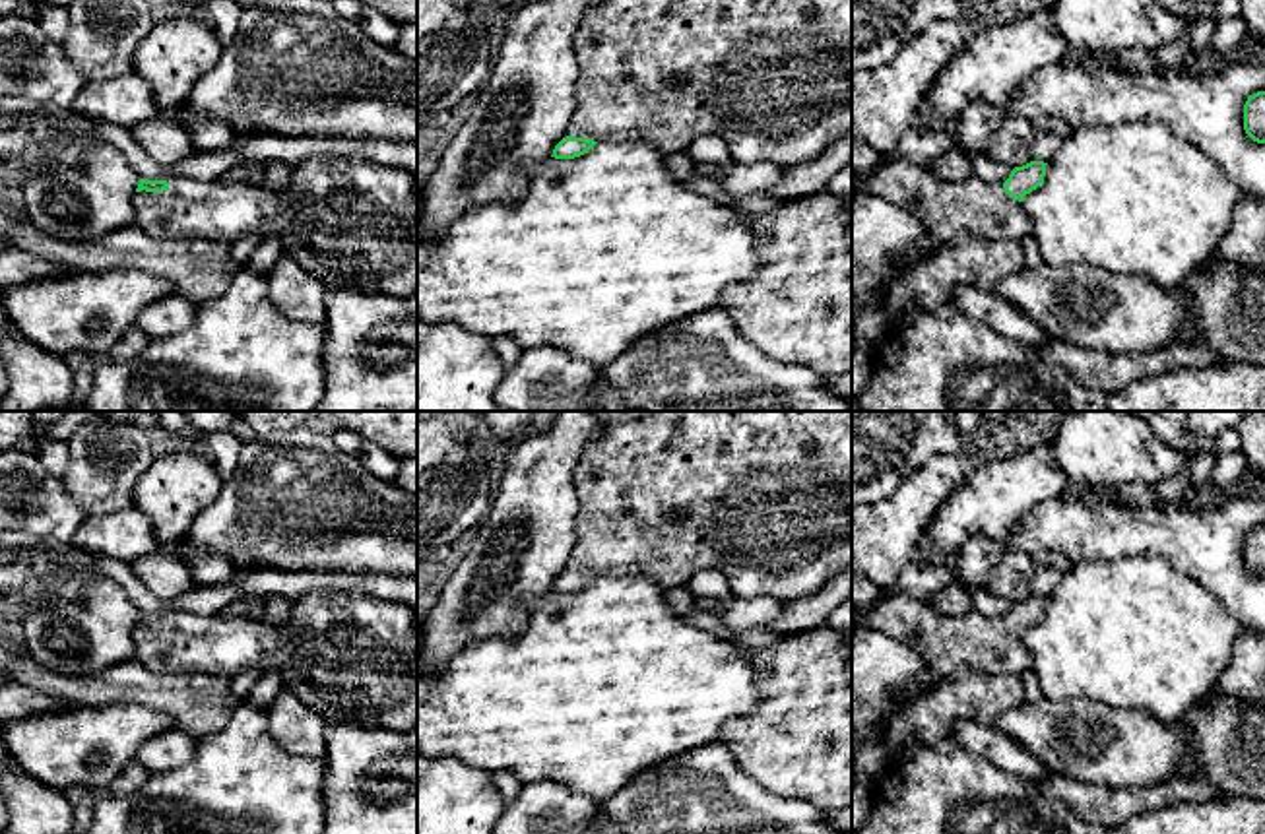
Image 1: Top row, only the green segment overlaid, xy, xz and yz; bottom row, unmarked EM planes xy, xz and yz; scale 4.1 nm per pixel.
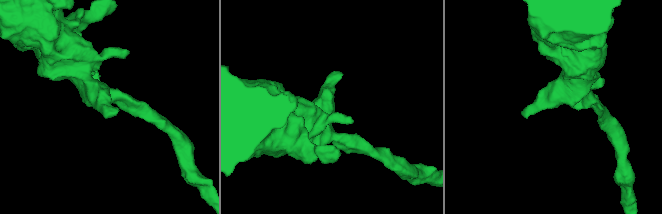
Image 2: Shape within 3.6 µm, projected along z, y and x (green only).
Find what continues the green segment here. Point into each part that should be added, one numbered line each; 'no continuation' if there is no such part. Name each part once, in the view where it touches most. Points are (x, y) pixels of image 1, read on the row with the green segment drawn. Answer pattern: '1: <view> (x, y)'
1: xy (352, 224)

